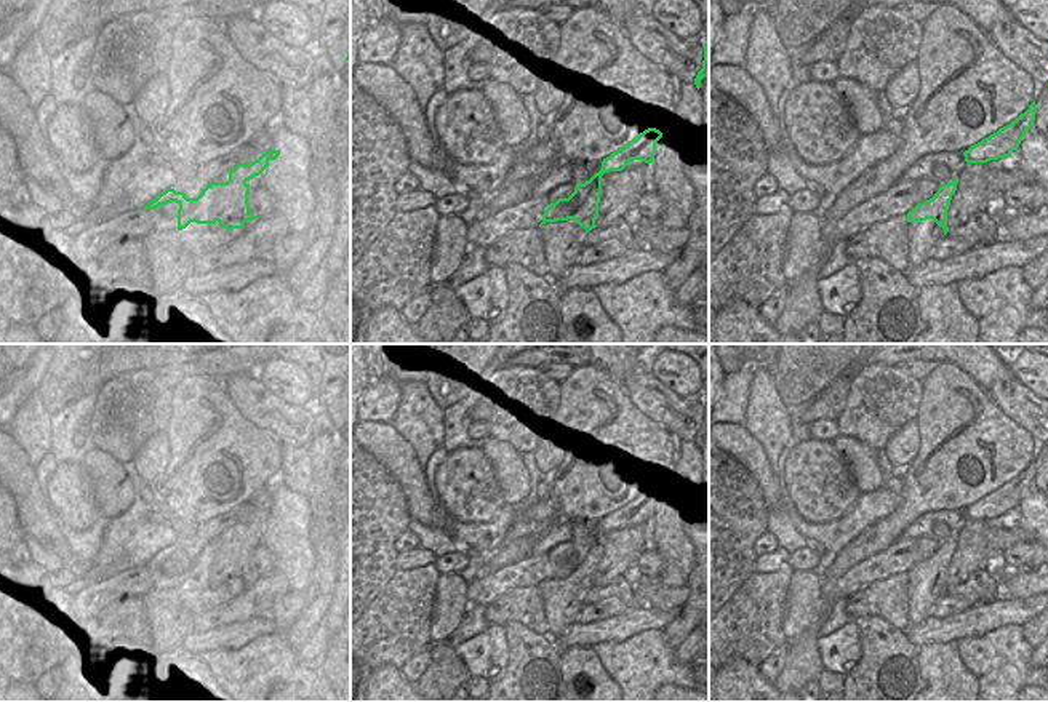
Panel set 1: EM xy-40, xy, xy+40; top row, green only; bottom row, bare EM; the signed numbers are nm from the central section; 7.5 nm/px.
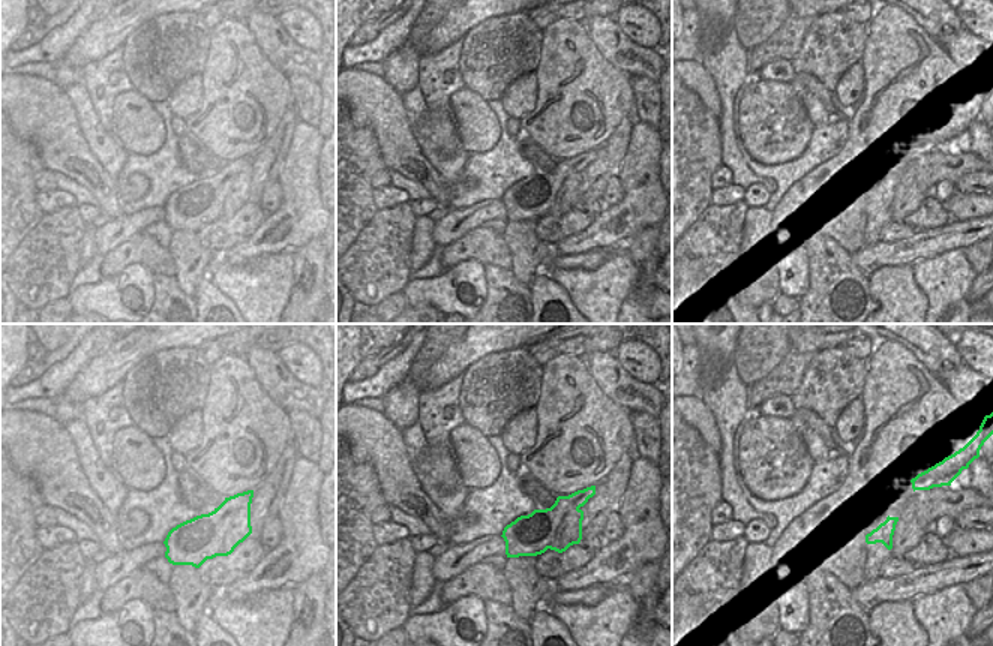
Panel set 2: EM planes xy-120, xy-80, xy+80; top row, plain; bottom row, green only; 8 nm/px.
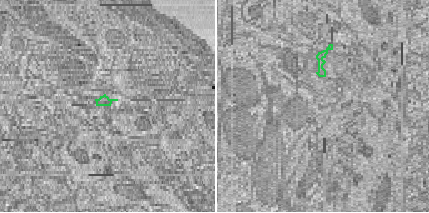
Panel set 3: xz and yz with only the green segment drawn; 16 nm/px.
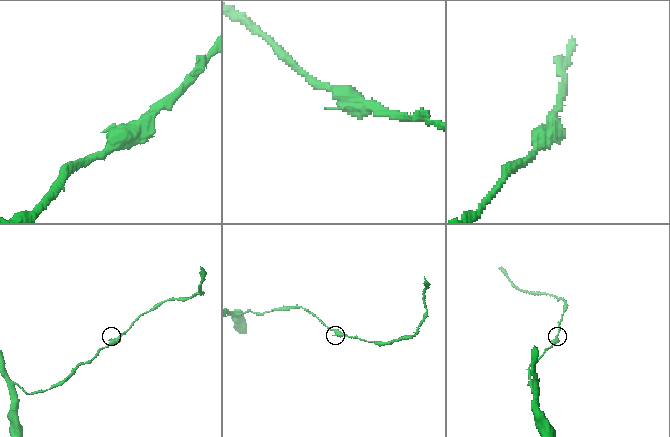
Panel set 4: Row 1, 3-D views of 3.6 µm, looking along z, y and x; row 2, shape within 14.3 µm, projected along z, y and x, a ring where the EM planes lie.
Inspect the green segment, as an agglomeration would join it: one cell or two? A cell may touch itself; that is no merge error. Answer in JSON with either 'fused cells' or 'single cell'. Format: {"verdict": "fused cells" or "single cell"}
{"verdict": "single cell"}

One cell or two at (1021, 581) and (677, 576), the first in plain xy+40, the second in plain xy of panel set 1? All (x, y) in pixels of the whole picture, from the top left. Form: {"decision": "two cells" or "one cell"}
{"decision": "two cells"}

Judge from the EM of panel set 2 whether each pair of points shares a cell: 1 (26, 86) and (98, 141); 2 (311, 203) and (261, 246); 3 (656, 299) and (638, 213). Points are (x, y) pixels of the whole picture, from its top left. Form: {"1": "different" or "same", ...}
{"1": "different", "2": "same", "3": "different"}

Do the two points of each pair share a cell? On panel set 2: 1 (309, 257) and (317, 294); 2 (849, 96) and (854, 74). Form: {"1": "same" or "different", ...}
{"1": "same", "2": "same"}

